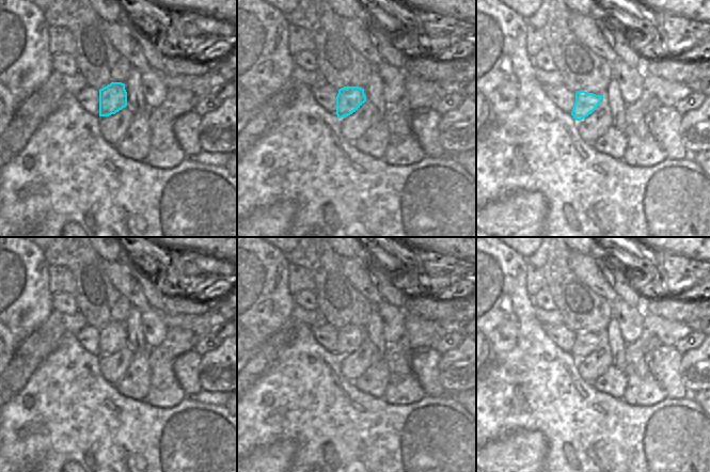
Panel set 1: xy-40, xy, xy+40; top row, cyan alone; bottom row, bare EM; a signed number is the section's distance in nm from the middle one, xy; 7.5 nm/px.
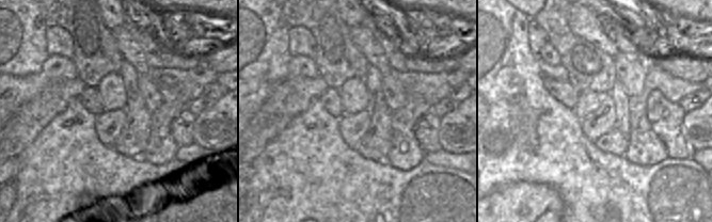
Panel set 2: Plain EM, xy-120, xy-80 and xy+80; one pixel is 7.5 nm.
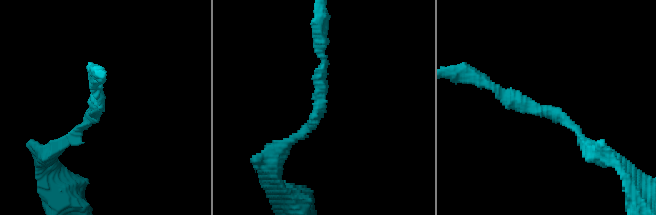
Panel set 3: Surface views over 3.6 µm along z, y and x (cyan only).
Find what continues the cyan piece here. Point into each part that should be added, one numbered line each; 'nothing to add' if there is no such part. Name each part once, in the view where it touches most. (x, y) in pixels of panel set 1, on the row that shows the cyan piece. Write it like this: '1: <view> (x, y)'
nothing to add

